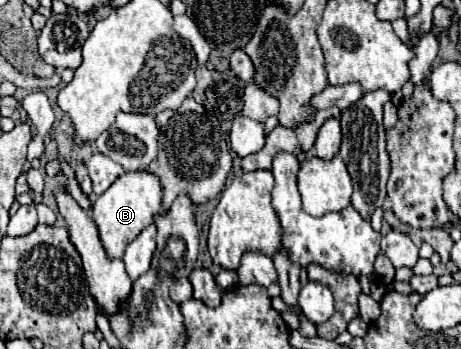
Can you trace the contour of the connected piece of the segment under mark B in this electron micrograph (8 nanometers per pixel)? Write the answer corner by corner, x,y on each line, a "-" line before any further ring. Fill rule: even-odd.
139,170
125,172
101,196
95,198
91,218
99,230
101,244
109,258
121,258
127,244
135,240
143,228
153,224
155,216
161,214
161,194
163,188
159,178
147,170

